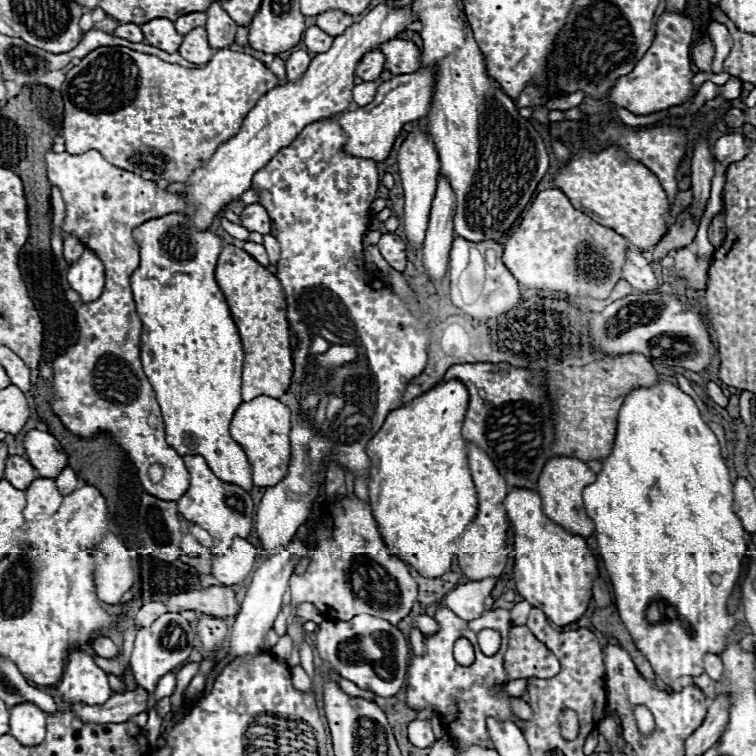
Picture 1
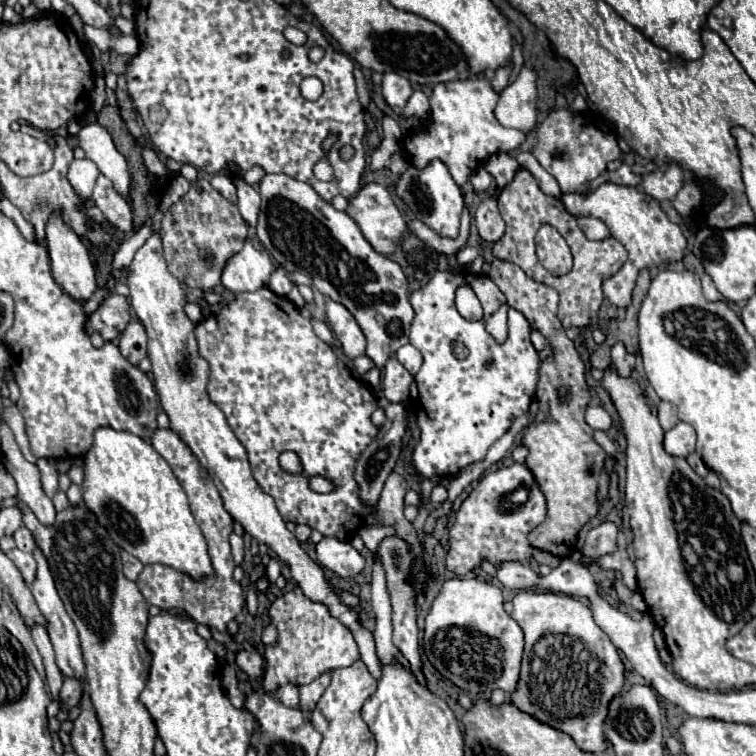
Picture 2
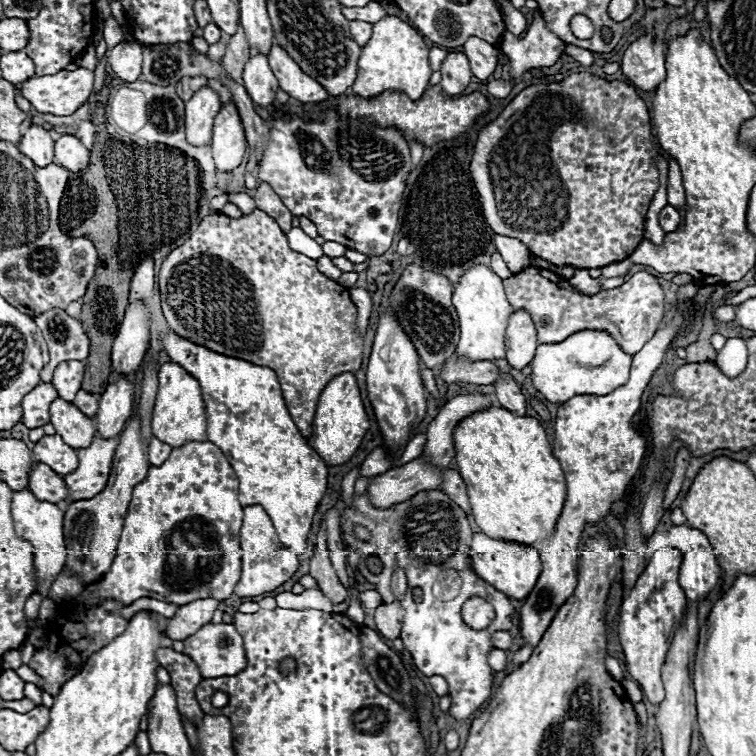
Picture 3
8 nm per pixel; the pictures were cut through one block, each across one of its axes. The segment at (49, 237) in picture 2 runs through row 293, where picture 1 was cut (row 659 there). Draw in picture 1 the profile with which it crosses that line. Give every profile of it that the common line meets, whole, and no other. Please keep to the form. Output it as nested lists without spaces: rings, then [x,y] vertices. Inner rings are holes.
[[[82,648],[68,652],[66,668],[56,690],[70,704],[104,704],[112,696],[106,672]]]

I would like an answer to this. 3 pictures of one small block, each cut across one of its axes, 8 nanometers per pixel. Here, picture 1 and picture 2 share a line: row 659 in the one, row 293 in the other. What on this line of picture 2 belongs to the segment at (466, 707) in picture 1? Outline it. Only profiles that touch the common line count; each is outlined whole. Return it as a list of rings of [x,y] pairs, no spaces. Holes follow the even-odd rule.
[[[436,272],[428,284],[424,284],[420,290],[414,290],[410,294],[410,304],[416,312],[410,328],[410,344],[416,346],[422,356],[424,364],[420,372],[414,376],[414,388],[410,394],[410,402],[414,404],[418,426],[420,426],[420,442],[416,444],[412,452],[412,464],[416,472],[424,478],[440,476],[440,478],[452,478],[462,468],[466,468],[472,462],[478,462],[486,456],[488,448],[506,434],[512,420],[516,416],[522,416],[528,412],[530,402],[536,394],[538,384],[538,368],[540,368],[540,356],[536,348],[530,342],[530,324],[528,320],[514,308],[508,310],[508,340],[504,344],[496,344],[494,338],[486,332],[484,324],[486,320],[502,306],[506,304],[506,296],[502,296],[500,288],[484,274],[472,274],[472,272]],[[460,284],[470,284],[476,292],[478,300],[482,302],[484,316],[476,322],[466,320],[460,316],[460,312],[454,306],[454,290]],[[460,342],[468,346],[468,356],[458,360],[452,352],[452,344]]]

